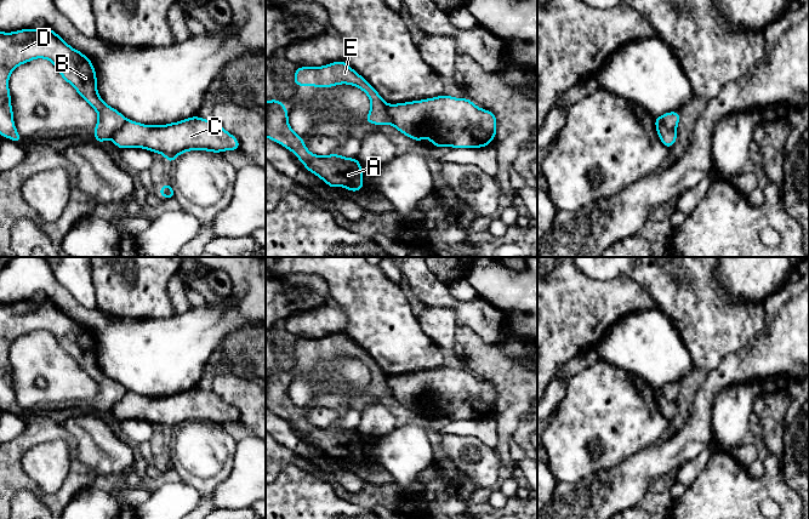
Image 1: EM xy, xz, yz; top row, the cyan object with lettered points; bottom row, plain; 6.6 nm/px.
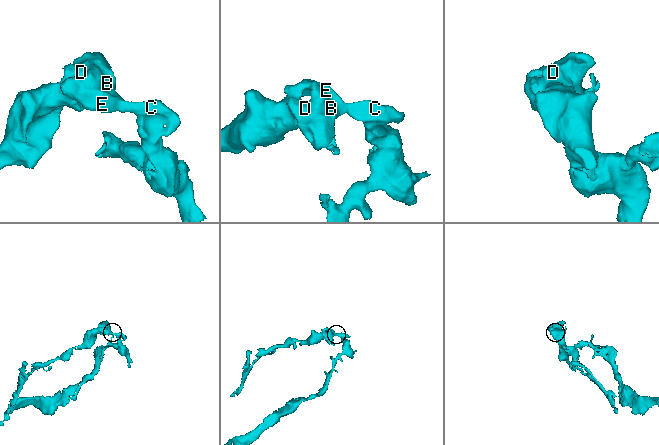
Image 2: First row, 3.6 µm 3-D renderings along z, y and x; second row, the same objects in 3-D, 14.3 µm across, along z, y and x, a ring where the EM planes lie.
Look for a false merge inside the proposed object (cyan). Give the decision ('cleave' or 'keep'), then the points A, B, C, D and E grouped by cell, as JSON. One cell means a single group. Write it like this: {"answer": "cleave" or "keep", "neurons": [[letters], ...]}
{"answer": "cleave", "neurons": [["A", "B", "D", "E"], ["C"]]}

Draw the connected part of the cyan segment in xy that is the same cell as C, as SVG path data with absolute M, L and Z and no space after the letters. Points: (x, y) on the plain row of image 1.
M198 387L167 397L143 397L132 392L113 405L115 418L143 420L163 426L171 434L188 422L221 424L239 422L239 412L217 394Z

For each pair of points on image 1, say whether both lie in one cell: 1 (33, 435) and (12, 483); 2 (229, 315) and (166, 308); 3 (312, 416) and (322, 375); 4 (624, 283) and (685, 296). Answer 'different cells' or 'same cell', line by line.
1: same cell
2: different cells
3: different cells
4: different cells

